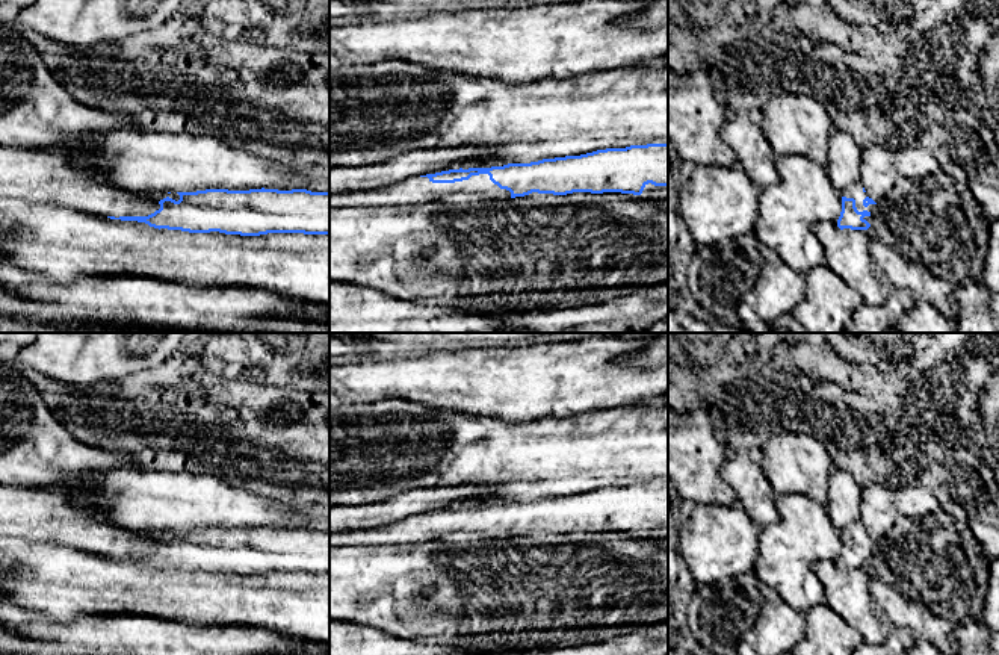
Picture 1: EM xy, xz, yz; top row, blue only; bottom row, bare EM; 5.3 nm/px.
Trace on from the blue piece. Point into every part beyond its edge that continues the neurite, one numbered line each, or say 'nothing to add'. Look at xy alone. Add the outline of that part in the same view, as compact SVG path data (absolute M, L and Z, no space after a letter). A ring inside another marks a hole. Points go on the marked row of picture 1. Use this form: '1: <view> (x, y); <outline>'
1: xy (156, 195); M166 191L145 192L145 195L148 195L151 200L154 200L154 201L157 201L157 203L159 203L160 200L166 198L166 197L169 197L169 198L172 198L172 200L175 200L175 201L180 200L180 195L178 195L177 192L168 194Z

